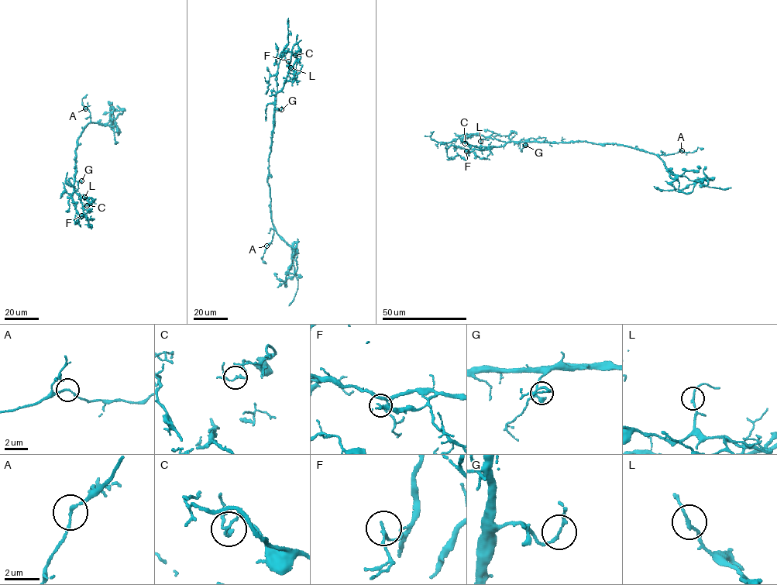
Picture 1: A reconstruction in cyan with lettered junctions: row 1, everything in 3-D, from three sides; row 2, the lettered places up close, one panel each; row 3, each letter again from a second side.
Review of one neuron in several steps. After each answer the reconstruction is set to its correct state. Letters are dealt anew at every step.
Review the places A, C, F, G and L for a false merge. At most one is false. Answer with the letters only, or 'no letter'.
no letter

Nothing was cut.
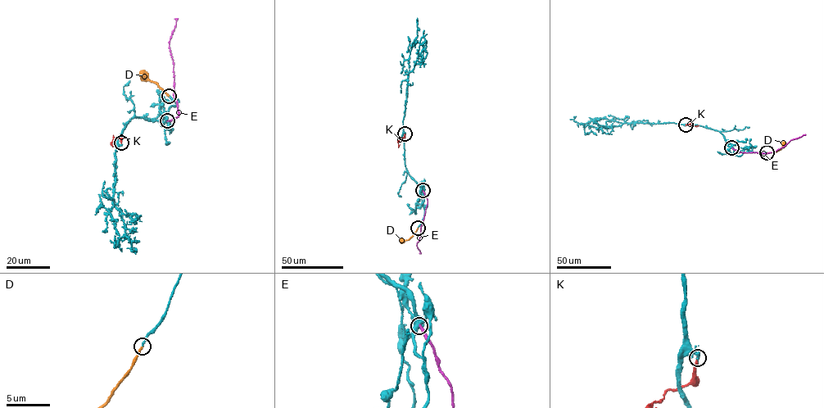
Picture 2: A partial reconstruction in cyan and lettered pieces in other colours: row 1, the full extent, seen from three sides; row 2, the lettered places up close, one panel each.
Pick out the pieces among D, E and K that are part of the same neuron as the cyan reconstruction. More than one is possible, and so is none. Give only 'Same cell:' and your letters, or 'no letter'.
Same cell: D

